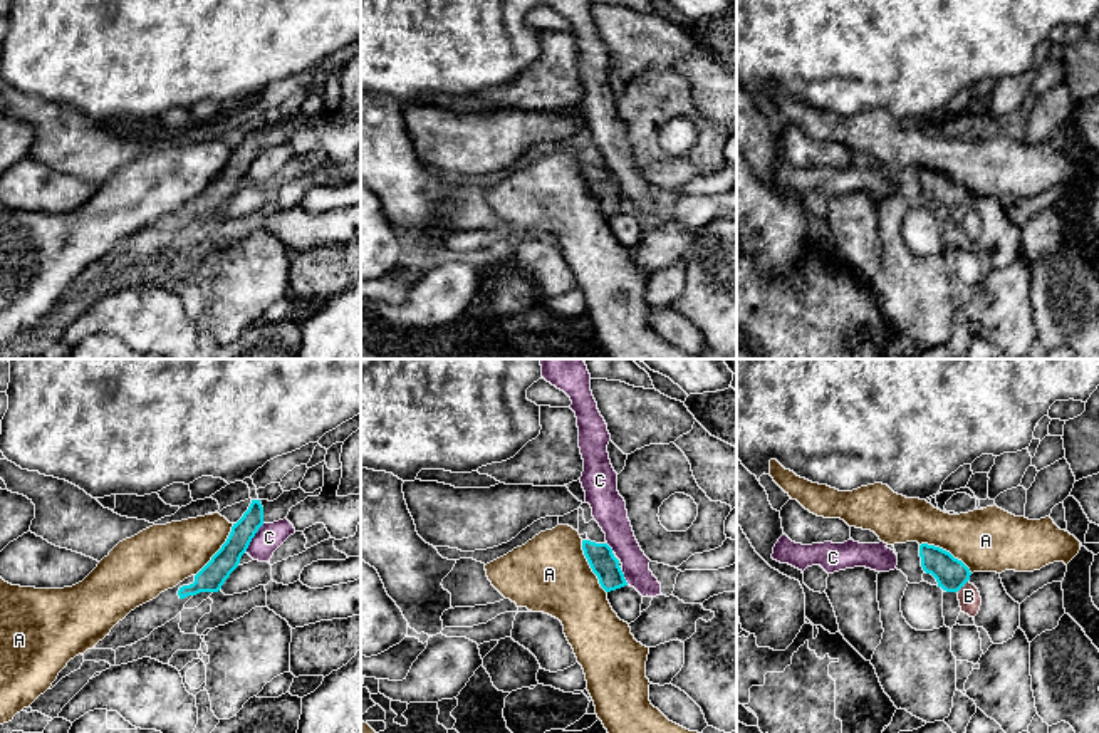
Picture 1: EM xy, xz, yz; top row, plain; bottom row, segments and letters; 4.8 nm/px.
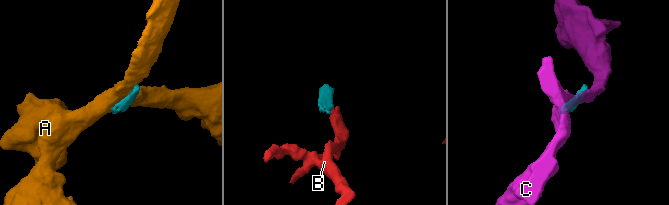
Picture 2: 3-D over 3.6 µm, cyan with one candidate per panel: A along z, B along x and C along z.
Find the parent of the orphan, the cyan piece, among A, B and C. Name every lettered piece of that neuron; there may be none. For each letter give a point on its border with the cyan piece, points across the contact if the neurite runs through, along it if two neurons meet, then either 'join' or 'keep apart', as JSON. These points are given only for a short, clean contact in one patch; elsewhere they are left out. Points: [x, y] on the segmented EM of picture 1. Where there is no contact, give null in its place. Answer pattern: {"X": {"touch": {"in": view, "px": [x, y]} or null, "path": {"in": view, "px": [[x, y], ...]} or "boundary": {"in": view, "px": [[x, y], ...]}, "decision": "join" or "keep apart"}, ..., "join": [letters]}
{"A": {"touch": {"in": "yz", "px": [945, 551]}, "boundary": {"in": "yz", "px": [[920, 544], [933, 544], [948, 551], [972, 572]]}, "decision": "keep apart"}, "B": {"touch": {"in": "yz", "px": [962, 586]}, "boundary": {"in": "yz", "px": [[967, 581], [957, 591]]}, "decision": "keep apart"}, "C": {"touch": {"in": "xy", "px": [254, 535]}, "boundary": {"in": "xy", "px": [[264, 524], [245, 551]]}, "decision": "keep apart"}, "join": []}

